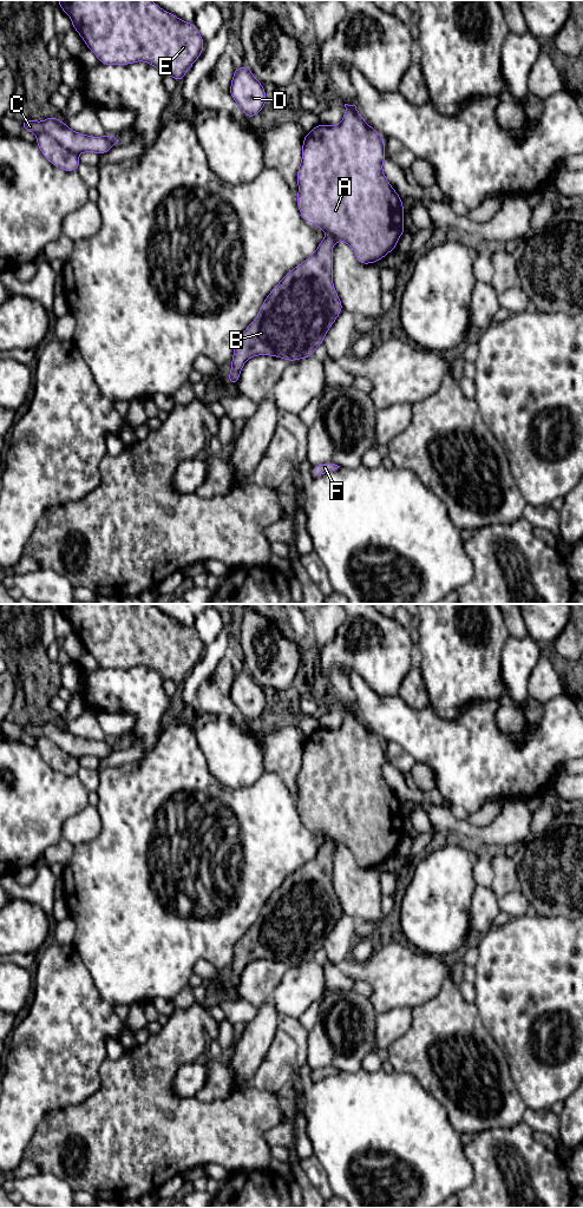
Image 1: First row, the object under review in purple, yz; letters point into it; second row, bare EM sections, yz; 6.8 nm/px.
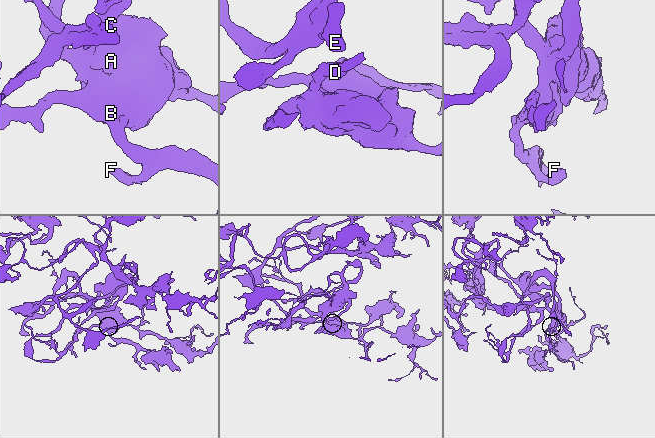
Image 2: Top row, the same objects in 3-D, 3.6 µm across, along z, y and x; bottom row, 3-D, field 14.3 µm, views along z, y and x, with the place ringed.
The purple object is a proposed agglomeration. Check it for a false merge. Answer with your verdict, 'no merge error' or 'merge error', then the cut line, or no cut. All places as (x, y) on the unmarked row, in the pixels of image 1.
no merge error | no cut

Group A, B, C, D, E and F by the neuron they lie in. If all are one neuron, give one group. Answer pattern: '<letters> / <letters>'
A B C D E F

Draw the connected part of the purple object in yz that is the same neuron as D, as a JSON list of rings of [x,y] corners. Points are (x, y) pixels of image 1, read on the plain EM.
[[[245,668],[241,672],[235,672],[229,696],[238,711],[250,723],[258,718],[267,707],[263,689]]]

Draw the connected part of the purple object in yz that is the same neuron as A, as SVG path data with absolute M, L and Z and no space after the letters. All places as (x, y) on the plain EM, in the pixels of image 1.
M345 708L345 720L339 729L316 729L303 741L302 764L297 774L299 797L296 801L301 821L321 832L327 840L304 866L288 875L269 897L260 912L258 919L236 943L231 976L228 985L237 990L241 974L249 961L270 959L289 965L313 960L323 947L328 933L333 930L343 911L333 888L333 848L345 846L351 849L360 868L371 868L384 862L397 852L398 843L405 835L404 809L401 801L387 784L382 767L386 762L385 746L378 735L369 730L355 709Z

